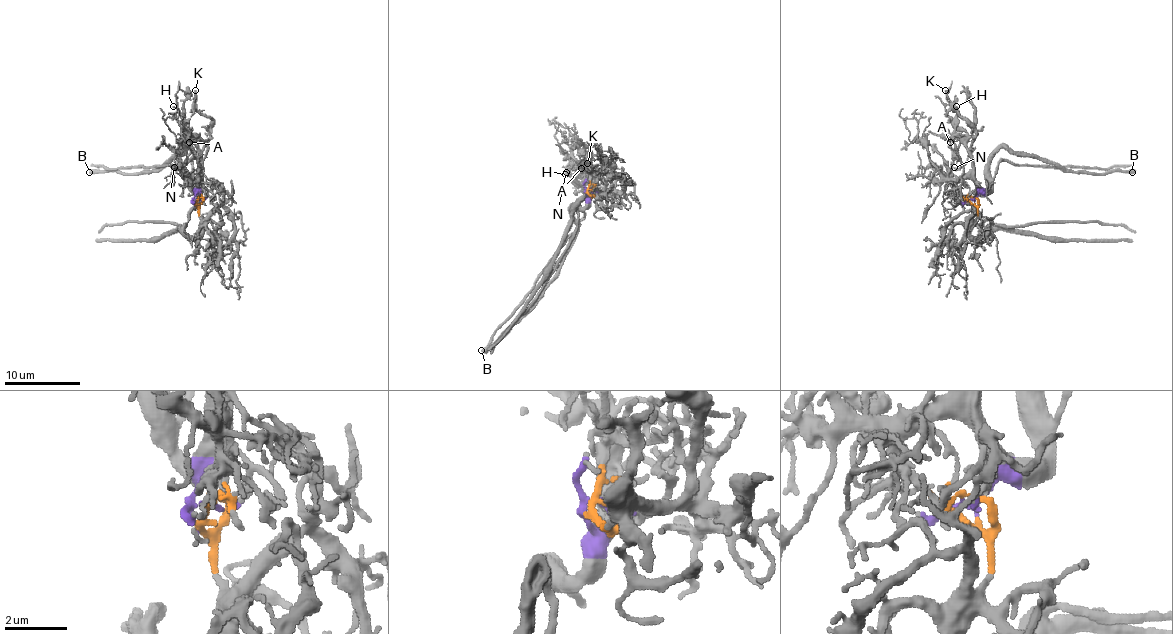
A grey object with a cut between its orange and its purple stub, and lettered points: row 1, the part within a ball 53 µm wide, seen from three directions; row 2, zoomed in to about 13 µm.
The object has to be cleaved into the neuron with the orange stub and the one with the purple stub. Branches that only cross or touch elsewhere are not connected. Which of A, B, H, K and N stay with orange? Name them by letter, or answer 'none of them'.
none of them

